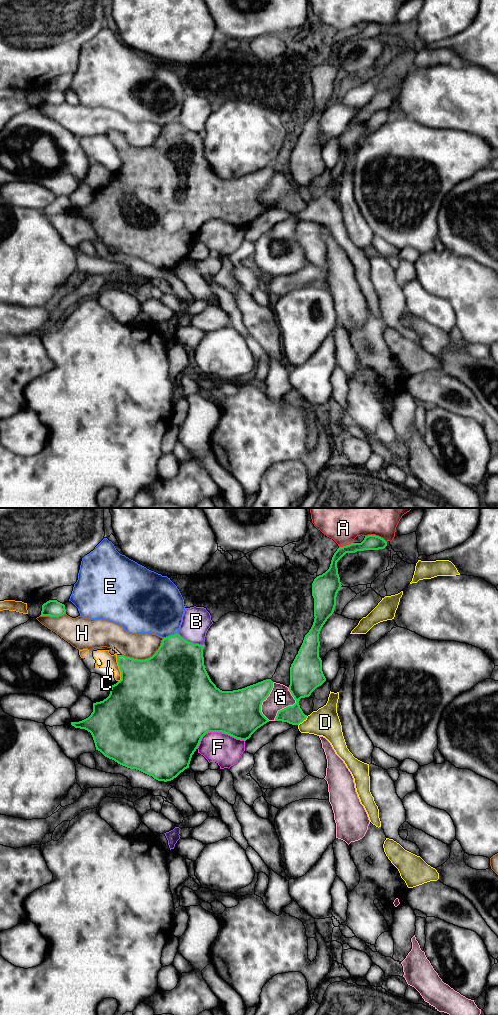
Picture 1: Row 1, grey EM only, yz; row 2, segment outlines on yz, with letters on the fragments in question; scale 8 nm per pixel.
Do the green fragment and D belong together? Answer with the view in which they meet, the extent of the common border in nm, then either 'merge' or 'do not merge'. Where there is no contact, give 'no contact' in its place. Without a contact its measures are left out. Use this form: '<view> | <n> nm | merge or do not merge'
yz | 110 nm | do not merge

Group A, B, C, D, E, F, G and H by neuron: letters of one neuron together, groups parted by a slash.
A / B / C / D / E / F / G / H

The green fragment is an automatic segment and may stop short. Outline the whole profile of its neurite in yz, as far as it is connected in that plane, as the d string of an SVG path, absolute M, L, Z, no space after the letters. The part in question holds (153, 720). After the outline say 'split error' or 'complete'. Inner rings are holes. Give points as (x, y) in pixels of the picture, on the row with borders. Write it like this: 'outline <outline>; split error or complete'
outline M178 633L163 638L159 649L148 659L117 655L117 663L121 680L111 685L106 699L93 703L93 712L88 718L71 722L71 725L90 732L96 750L105 757L158 781L171 781L189 768L192 755L206 733L222 732L246 741L258 728L269 722L261 712L261 705L273 688L271 679L238 690L222 691L211 681L205 669L203 645L188 642Z; complete

